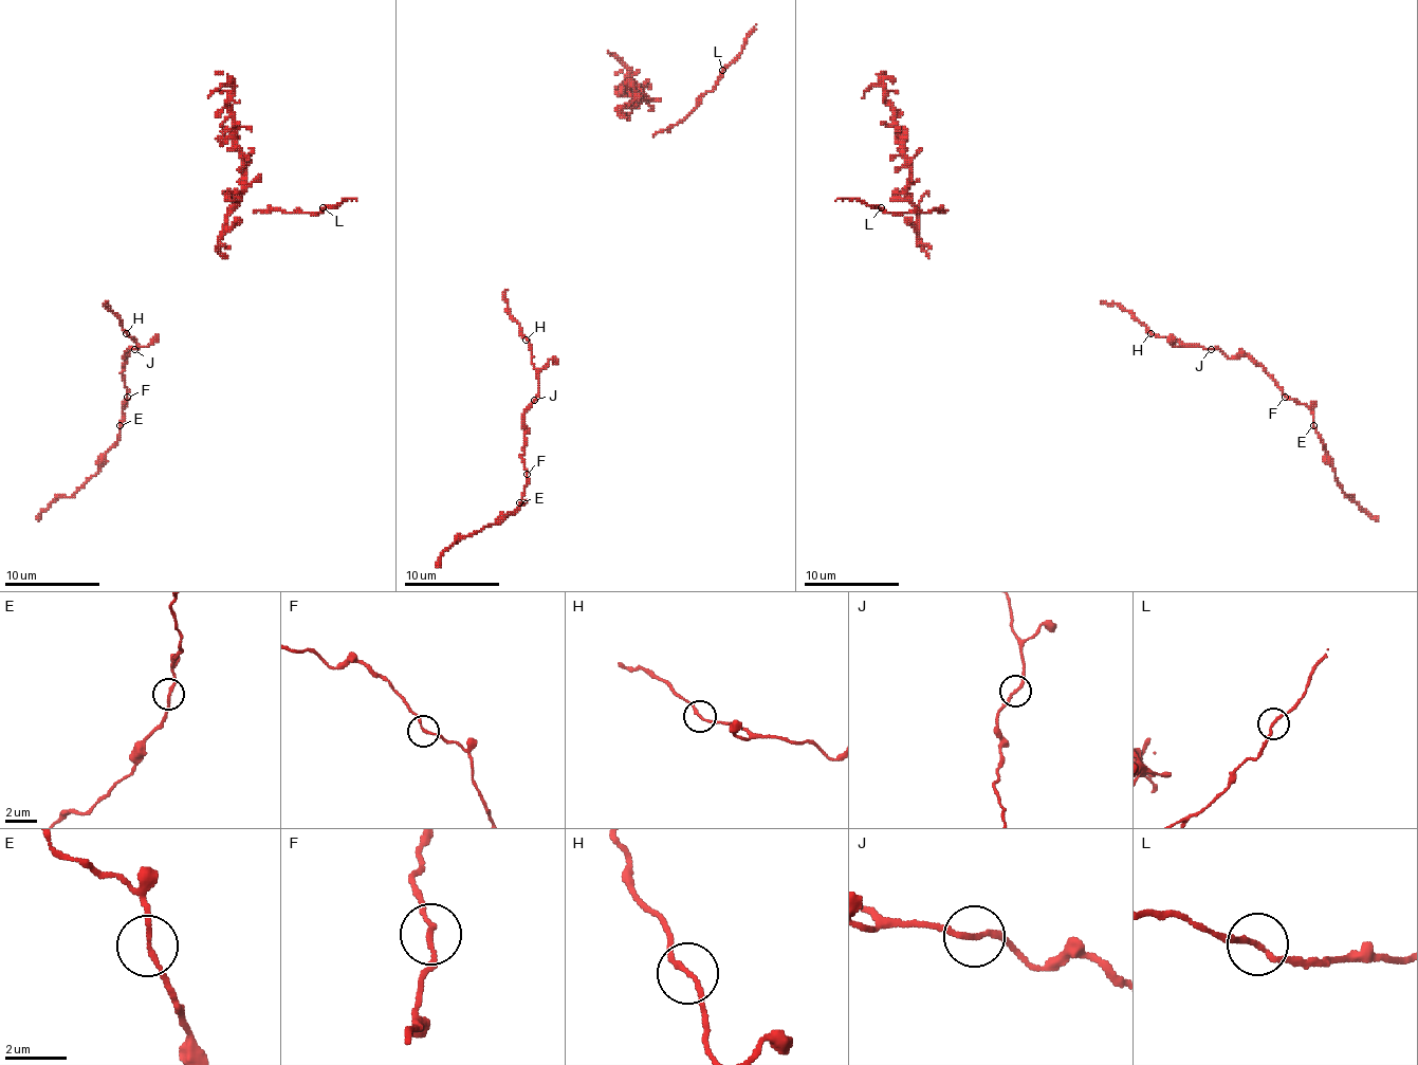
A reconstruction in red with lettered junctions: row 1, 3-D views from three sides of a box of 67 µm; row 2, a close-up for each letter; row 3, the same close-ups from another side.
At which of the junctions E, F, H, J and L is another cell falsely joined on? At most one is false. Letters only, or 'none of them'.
none of them

